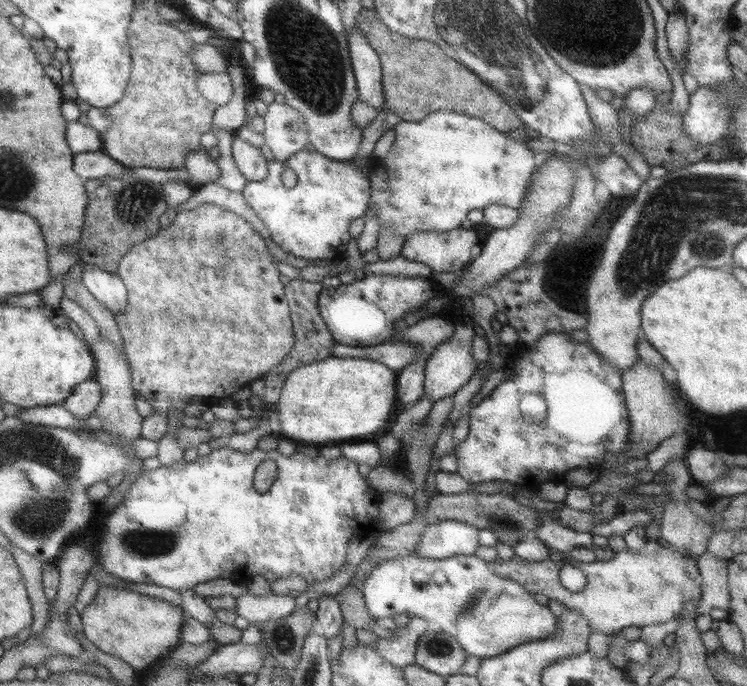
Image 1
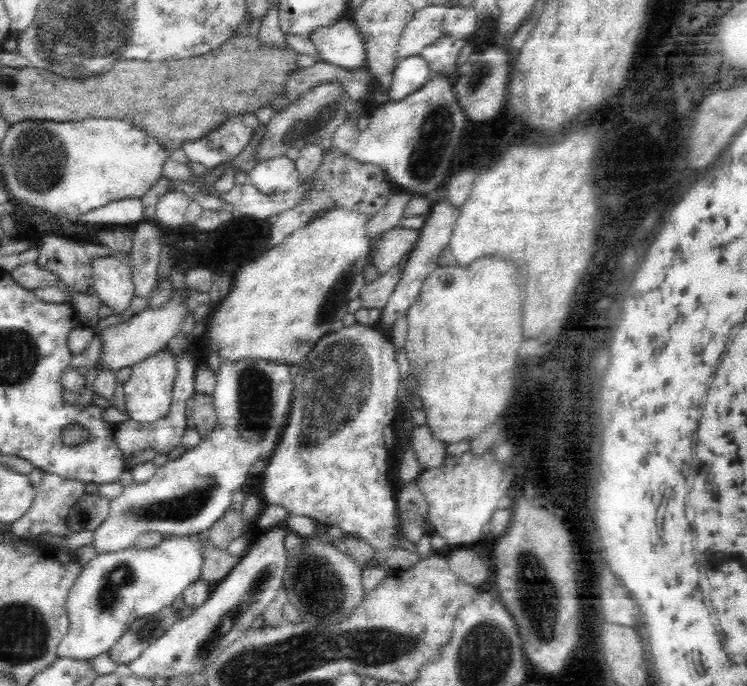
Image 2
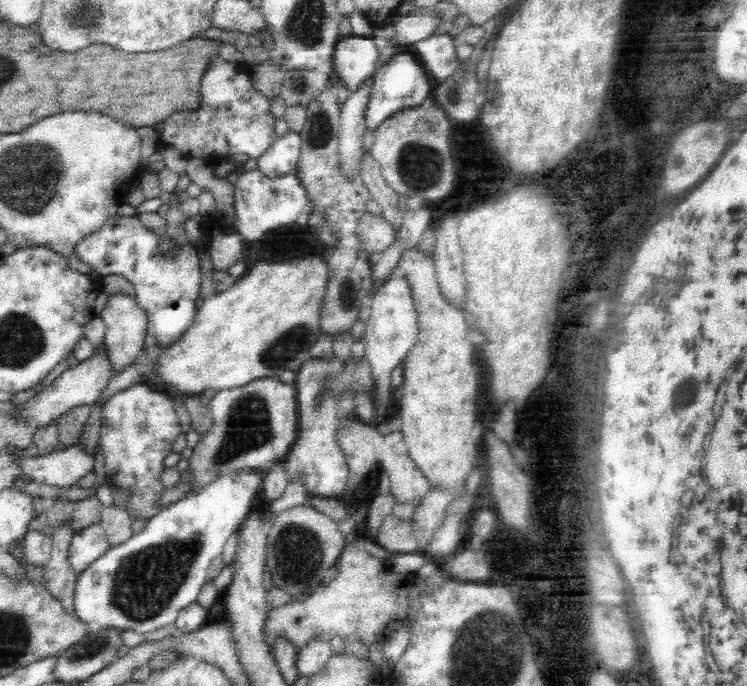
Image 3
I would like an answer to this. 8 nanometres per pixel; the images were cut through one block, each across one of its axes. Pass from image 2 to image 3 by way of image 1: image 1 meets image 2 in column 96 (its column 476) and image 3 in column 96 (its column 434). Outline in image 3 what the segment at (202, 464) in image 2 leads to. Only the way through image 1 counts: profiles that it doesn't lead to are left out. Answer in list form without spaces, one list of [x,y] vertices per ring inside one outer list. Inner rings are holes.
[[[100,523],[79,530],[72,537],[68,562],[78,576],[89,564],[104,555],[110,548],[106,531]]]

